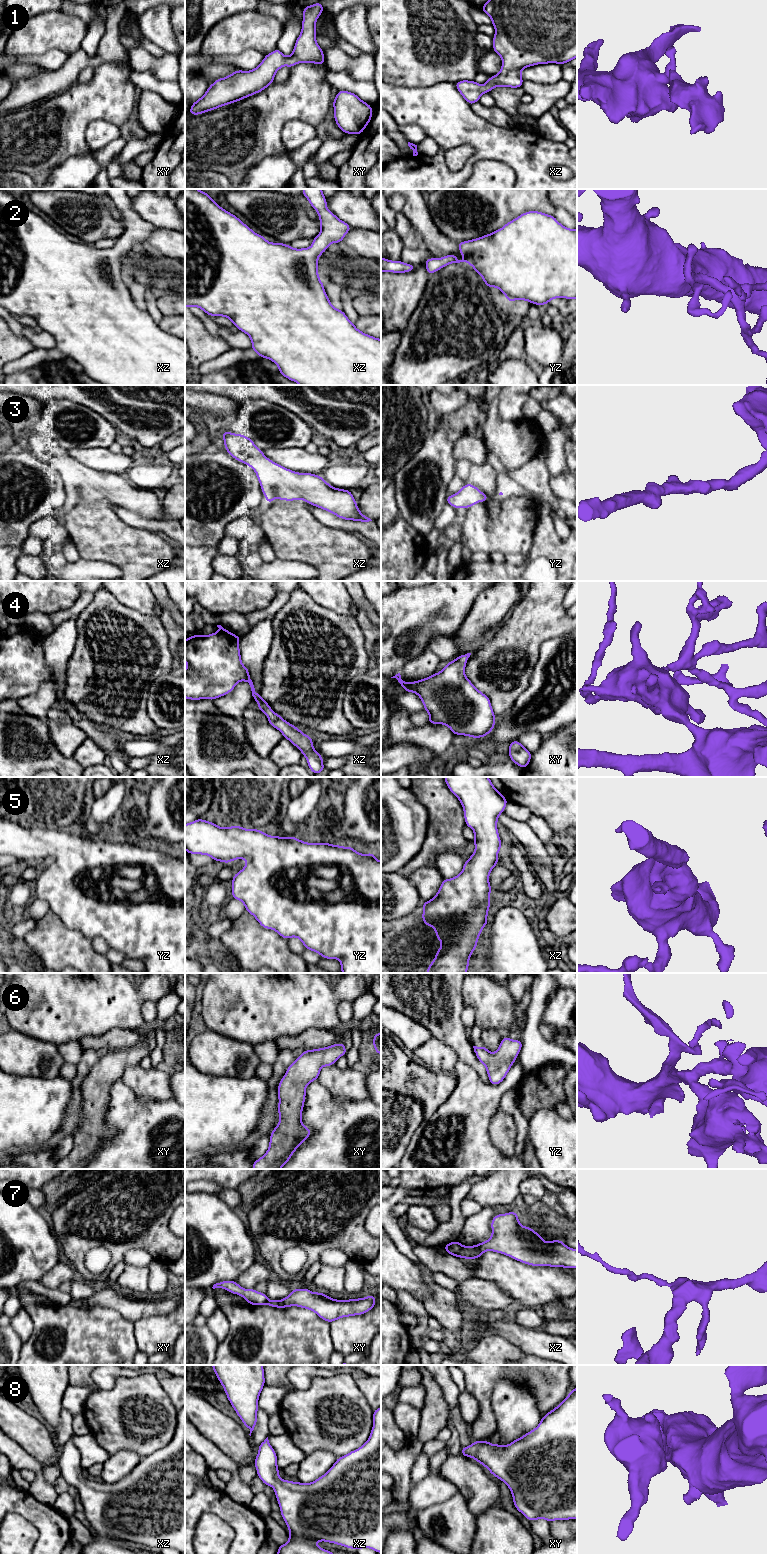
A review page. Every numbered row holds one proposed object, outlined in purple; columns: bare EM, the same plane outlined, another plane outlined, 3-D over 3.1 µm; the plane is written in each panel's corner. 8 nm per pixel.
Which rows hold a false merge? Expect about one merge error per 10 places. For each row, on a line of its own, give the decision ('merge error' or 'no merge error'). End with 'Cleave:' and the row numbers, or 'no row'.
1: no merge error
2: no merge error
3: no merge error
4: no merge error
5: no merge error
6: no merge error
7: merge error
8: no merge error
Cleave: 7

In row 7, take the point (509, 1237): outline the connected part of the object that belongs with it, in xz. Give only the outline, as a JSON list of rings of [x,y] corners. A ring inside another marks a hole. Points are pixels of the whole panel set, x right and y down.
[[[516,1211],[496,1214],[491,1221],[491,1229],[489,1240],[473,1246],[463,1246],[460,1257],[478,1259],[484,1252],[494,1251],[531,1266],[577,1268],[577,1249],[569,1248],[562,1240],[544,1241],[532,1228],[520,1224]]]

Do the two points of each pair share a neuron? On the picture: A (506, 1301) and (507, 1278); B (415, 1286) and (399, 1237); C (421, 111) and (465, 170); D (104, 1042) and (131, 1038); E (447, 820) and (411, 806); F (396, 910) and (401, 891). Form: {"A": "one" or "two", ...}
{"A": "two", "B": "two", "C": "one", "D": "one", "E": "two", "F": "one"}

